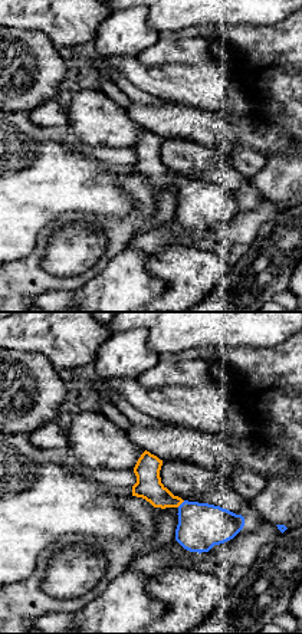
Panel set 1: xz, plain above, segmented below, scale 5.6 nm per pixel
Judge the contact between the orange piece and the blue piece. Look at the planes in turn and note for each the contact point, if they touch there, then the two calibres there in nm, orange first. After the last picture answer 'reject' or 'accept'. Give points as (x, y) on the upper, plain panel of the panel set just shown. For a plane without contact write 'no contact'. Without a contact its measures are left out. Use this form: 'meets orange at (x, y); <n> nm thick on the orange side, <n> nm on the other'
meets orange at (180, 181); 150 nm thick on the orange side, 260 nm on the other

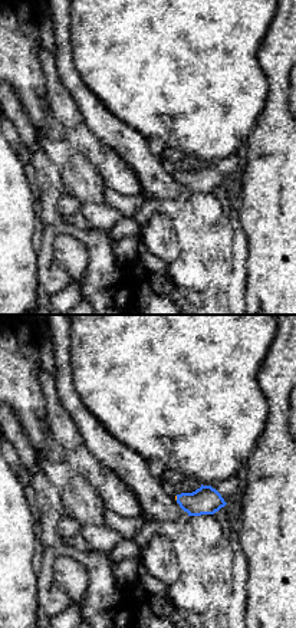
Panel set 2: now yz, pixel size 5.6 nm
meets orange at (176, 176); 20 nm thick on the orange side, 160 nm on the other

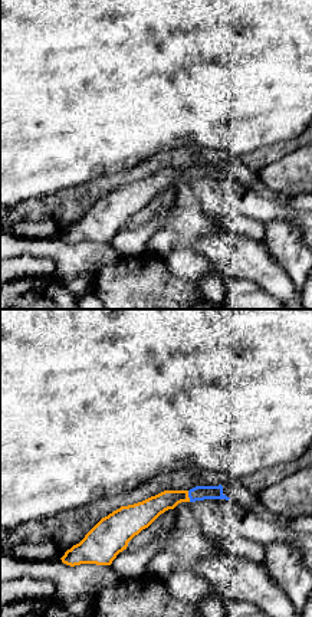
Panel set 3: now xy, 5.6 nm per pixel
meets orange at (187, 174); 140 nm thick on the orange side, 80 nm on the other

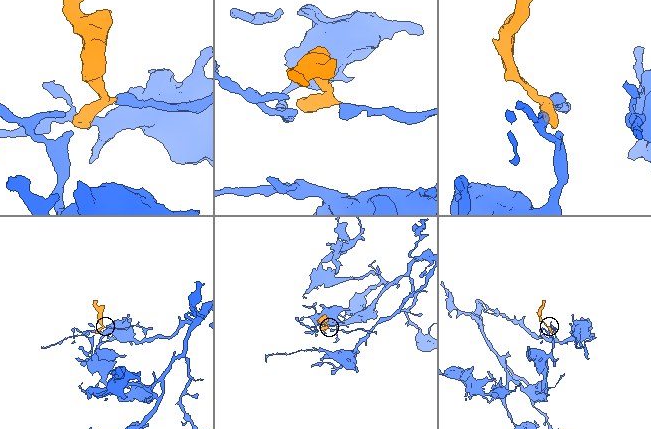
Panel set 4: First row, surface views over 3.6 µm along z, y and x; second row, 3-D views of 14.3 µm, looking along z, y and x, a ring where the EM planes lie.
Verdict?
accept

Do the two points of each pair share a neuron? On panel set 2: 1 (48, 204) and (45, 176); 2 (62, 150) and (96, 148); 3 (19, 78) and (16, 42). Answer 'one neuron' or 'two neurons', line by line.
1: one neuron
2: two neurons
3: one neuron

